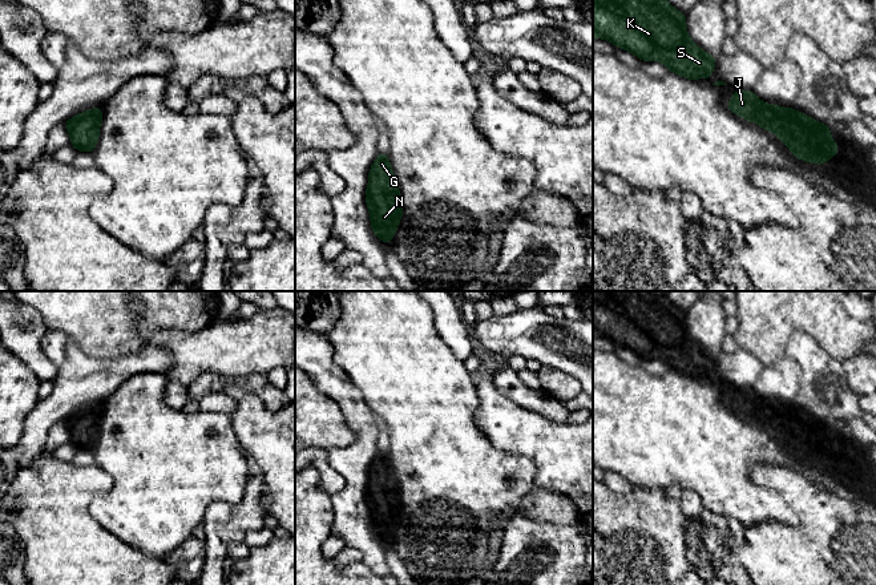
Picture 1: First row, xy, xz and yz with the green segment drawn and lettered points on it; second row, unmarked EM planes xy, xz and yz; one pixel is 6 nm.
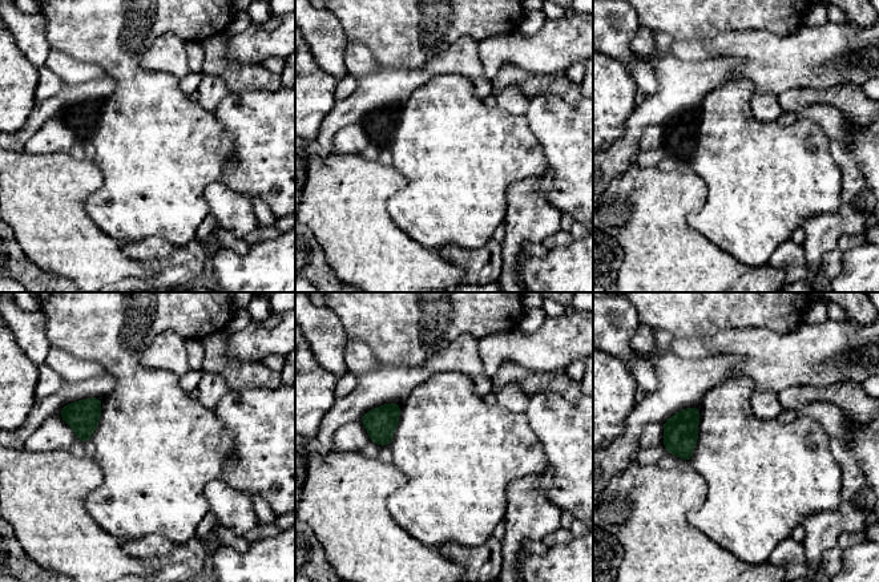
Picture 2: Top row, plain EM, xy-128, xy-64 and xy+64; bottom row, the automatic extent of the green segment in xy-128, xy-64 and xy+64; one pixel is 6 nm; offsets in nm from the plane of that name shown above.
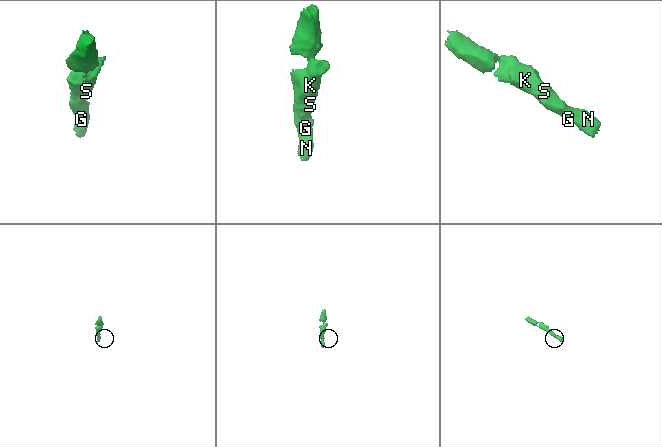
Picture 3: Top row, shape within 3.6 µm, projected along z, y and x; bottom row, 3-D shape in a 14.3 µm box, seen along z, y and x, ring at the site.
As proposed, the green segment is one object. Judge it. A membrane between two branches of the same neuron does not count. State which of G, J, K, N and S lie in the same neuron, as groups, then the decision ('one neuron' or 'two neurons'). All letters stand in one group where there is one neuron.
groups G J K N S; one neuron

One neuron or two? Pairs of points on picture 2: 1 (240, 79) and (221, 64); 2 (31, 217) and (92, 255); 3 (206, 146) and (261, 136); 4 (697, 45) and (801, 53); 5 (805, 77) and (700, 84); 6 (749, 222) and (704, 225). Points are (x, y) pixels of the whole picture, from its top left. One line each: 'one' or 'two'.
1: one
2: one
3: two
4: one
5: two
6: one

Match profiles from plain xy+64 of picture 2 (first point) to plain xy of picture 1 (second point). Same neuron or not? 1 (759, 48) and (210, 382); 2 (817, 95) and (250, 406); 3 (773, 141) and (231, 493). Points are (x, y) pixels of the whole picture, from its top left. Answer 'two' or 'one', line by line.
1: two
2: two
3: one

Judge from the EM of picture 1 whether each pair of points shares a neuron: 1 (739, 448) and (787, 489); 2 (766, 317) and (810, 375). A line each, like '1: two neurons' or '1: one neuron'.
1: two neurons
2: two neurons

